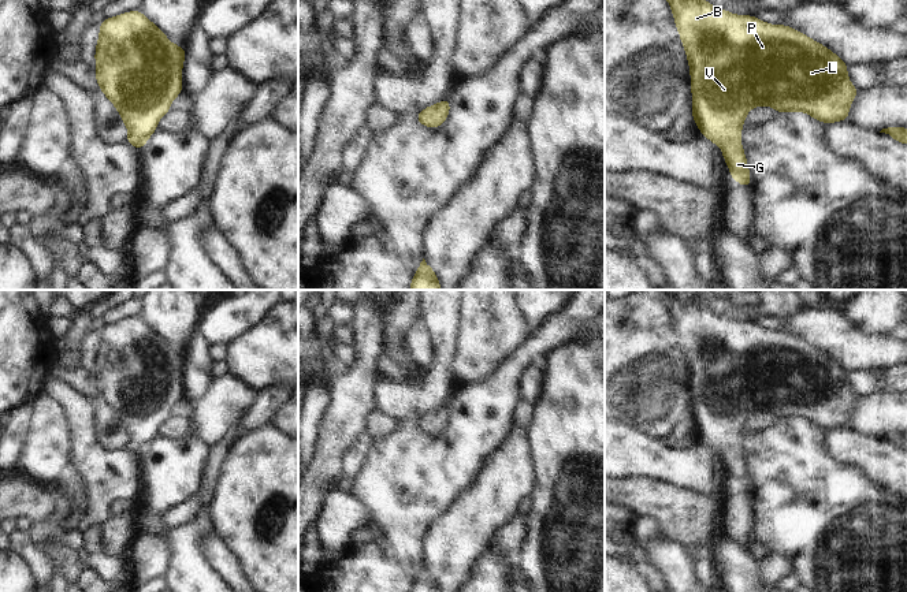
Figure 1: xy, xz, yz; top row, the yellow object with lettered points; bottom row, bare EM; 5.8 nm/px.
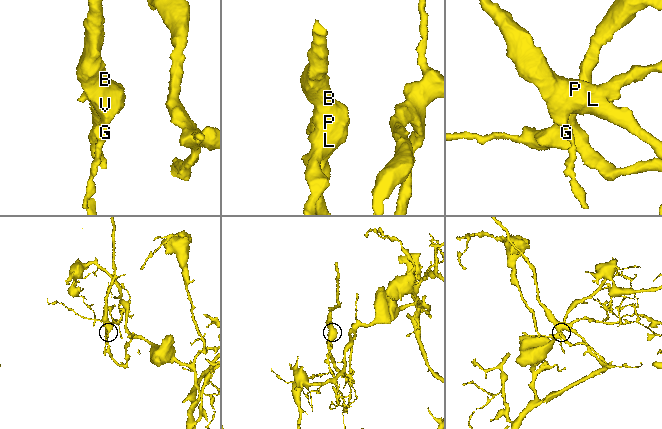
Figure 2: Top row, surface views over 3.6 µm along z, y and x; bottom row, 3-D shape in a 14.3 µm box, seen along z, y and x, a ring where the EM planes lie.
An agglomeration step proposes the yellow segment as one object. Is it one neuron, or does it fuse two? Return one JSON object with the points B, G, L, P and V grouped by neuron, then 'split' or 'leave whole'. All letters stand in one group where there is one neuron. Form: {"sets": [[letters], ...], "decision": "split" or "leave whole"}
{"sets": [["B", "G", "L", "P", "V"]], "decision": "leave whole"}

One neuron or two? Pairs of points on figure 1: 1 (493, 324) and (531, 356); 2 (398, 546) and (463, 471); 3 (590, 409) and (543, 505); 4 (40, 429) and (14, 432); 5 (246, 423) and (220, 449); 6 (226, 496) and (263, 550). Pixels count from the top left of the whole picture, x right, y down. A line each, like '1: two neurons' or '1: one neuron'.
1: two neurons
2: one neuron
3: one neuron
4: two neurons
5: two neurons
6: one neuron

